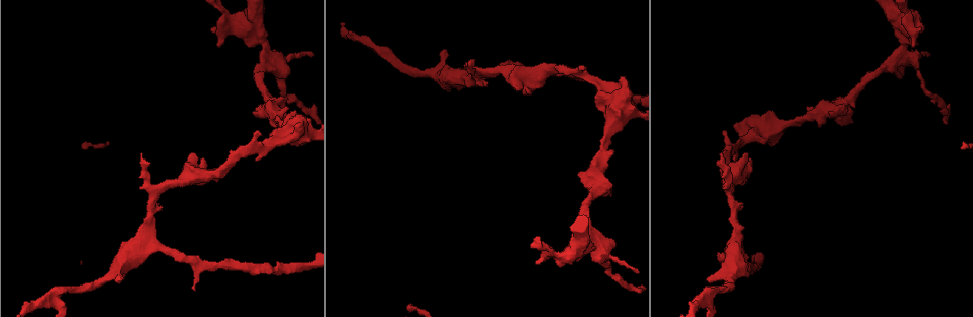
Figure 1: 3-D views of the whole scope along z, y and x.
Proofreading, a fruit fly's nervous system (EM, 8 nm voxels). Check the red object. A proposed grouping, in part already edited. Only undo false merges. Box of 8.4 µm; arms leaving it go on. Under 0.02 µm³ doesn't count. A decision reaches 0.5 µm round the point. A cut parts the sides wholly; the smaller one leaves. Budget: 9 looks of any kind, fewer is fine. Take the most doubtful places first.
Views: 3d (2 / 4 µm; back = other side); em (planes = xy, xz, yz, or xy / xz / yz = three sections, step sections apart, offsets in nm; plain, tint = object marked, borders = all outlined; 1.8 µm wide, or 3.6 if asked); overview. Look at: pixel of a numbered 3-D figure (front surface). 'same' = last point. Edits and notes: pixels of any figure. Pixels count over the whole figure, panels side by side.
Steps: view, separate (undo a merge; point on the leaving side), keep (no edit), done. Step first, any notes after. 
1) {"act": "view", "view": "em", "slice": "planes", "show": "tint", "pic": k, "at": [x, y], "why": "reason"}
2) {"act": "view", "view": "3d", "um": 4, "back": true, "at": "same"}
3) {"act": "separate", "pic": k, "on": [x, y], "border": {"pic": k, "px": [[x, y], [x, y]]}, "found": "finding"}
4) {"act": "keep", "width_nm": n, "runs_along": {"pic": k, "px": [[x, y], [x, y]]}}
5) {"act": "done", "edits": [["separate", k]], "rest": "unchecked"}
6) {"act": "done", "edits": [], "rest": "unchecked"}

{"act": "view", "view": "em", "slice": "yz", "step": 16, "show": "tint", "pic": 1, "at": [55, 294], "why": "abrupt turn"}

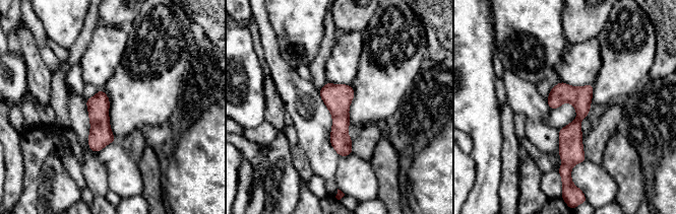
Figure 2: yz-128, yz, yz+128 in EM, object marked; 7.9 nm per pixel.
{"act": "view", "view": "em", "slice": "planes", "show": "borders", "at": "same"}

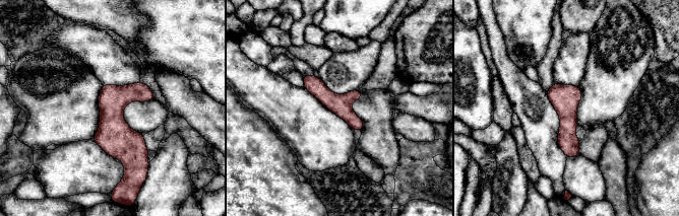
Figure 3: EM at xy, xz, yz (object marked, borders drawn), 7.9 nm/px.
{"act": "keep", "found": "all the same neuron"}

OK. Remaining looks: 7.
{"act": "view", "view": "3d", "um": 2, "pic": 1, "at": [729, 189], "why": "abrupt turn"}

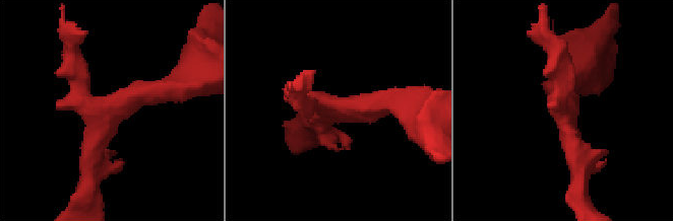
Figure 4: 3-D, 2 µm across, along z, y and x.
{"act": "view", "view": "em", "slice": "planes", "show": "tint", "pic": 4, "at": [570, 113], "why": "shape alone is not enough"}

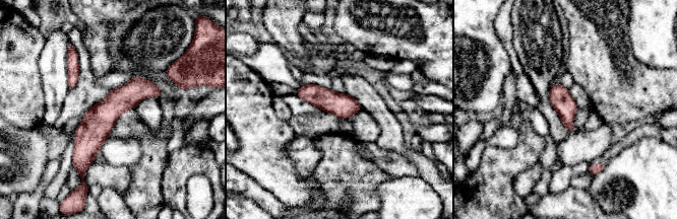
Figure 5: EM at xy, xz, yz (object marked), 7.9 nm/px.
{"act": "keep", "runs_along": {"pic": 5, "px": [[158, 91], [127, 96], [80, 159]]}, "found": "one neuron here"}

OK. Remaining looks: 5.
{"act": "view", "view": "3d", "um": 2, "pic": 1, "at": [839, 109], "why": "sudden change in width"}

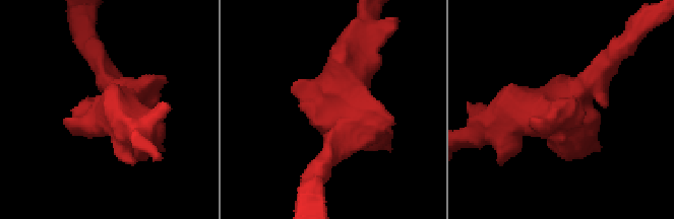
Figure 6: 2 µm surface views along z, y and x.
{"act": "view", "view": "em", "slice": "yz", "step": 16, "show": "plain", "pic": 6, "at": [559, 109], "why": "shape alone is not enough"}

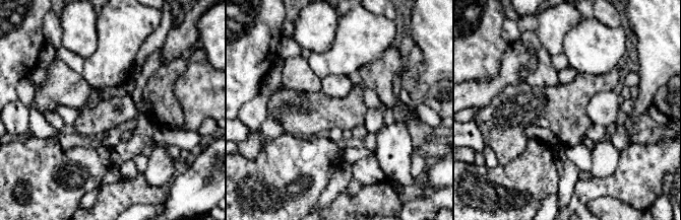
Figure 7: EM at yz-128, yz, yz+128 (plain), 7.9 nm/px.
{"act": "view", "view": "em", "slice": "yz", "step": 16, "show": "tint", "at": "same"}

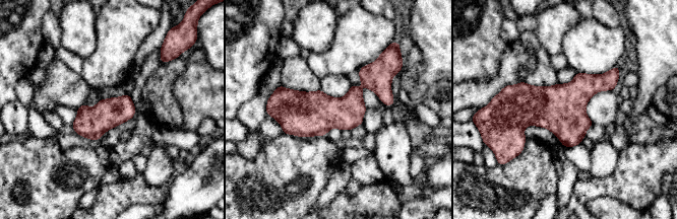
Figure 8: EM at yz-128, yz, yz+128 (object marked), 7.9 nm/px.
{"act": "keep", "width_nm": 240, "found": "one neuron here"}

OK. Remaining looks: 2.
{"act": "view", "view": "em", "slice": "planes", "show": "tint", "pic": 1, "at": [910, 22], "why": "a fork"}

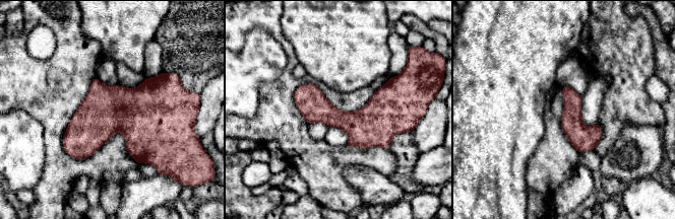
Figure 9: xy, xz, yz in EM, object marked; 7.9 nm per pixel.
{"act": "keep", "width_nm": 170, "runs_along": {"pic": 9, "px": [[564, 89], [572, 127], [592, 147]]}, "found": "one neuron here"}

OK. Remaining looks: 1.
{"act": "done", "edits": [], "rest": "unchecked"}

